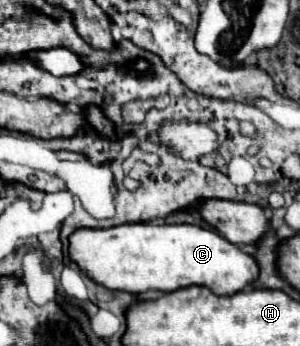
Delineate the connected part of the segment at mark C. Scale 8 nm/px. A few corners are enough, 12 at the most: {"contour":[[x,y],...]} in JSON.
{"contour":[[164,219],[69,235],[69,259],[111,291],[233,295],[255,259]]}

